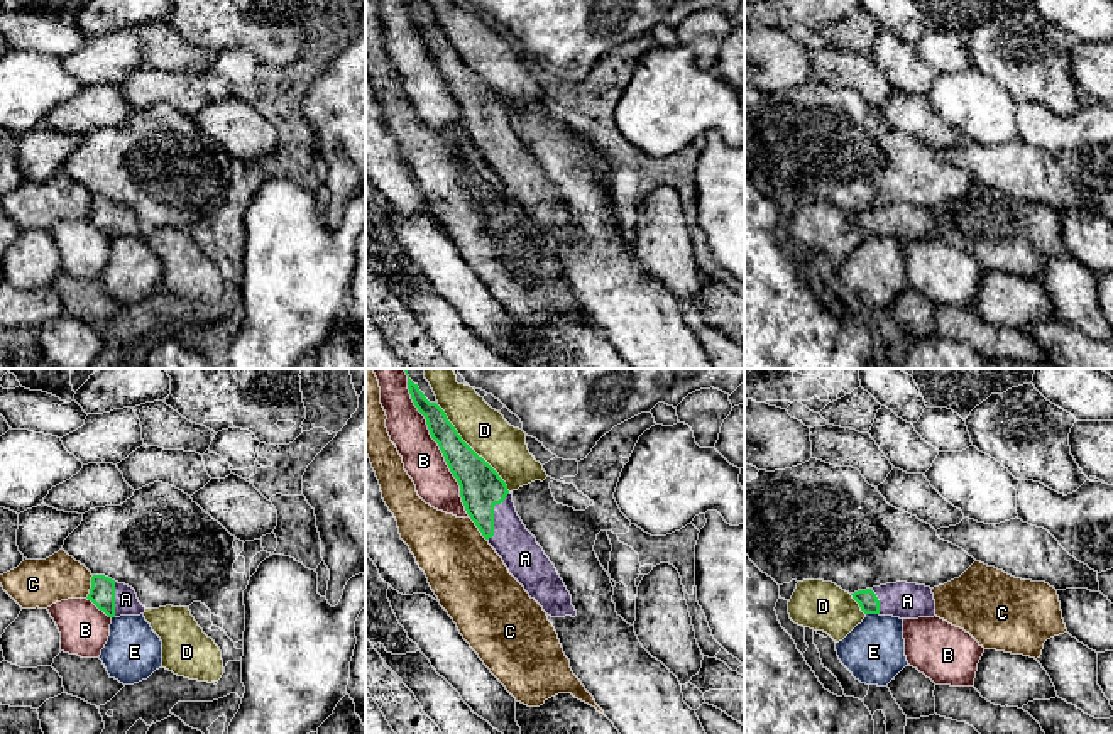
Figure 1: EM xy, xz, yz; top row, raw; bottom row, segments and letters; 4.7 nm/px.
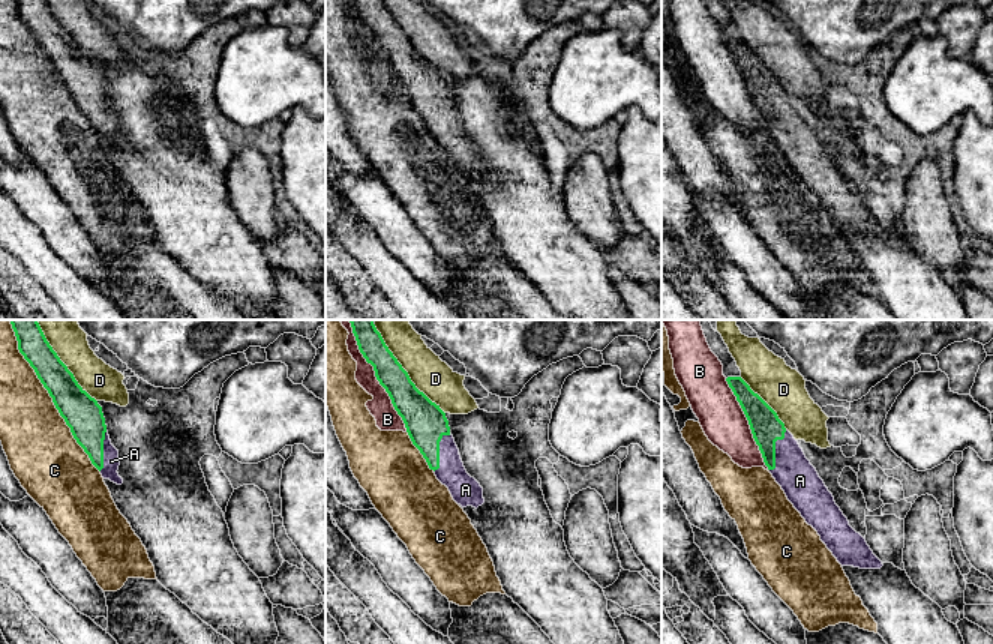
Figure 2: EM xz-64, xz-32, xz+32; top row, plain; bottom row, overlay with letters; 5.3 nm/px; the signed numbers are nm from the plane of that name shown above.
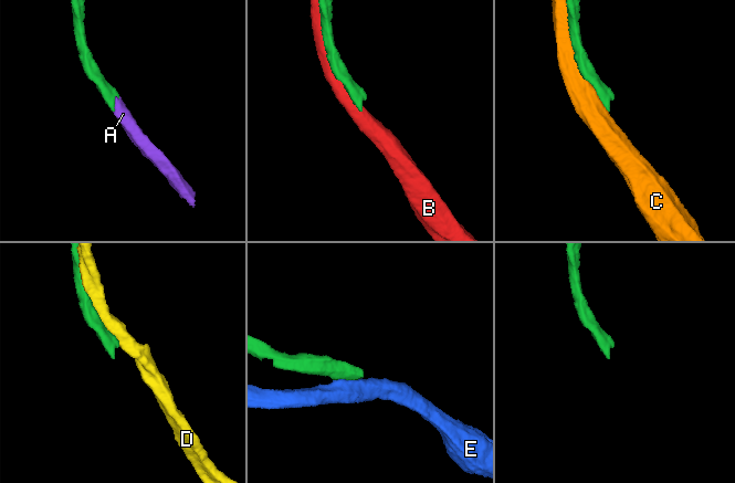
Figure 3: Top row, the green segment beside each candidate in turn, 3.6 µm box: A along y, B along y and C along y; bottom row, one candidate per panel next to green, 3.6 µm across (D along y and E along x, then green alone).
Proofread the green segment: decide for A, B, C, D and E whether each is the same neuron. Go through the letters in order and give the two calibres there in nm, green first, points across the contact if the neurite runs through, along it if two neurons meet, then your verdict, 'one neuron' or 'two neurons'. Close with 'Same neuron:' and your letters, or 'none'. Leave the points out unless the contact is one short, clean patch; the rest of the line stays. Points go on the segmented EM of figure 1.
A: 200/190 nm | across xz (481, 487), (493, 516), (518, 548) | one neuron
B: 180/190 nm | two neurons
C: 120/220 nm | two neurons
D: 200/220 nm | two neurons
E: 90/300 nm | along yz (866, 613), (878, 614) | two neurons
Same neuron: A

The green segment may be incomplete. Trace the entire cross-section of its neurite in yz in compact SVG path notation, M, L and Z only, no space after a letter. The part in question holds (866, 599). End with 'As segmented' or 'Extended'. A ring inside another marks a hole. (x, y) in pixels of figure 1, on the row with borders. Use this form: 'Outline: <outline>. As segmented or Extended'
Outline: M896 582L851 594L864 614L918 619L935 616L930 587Z. Extended

